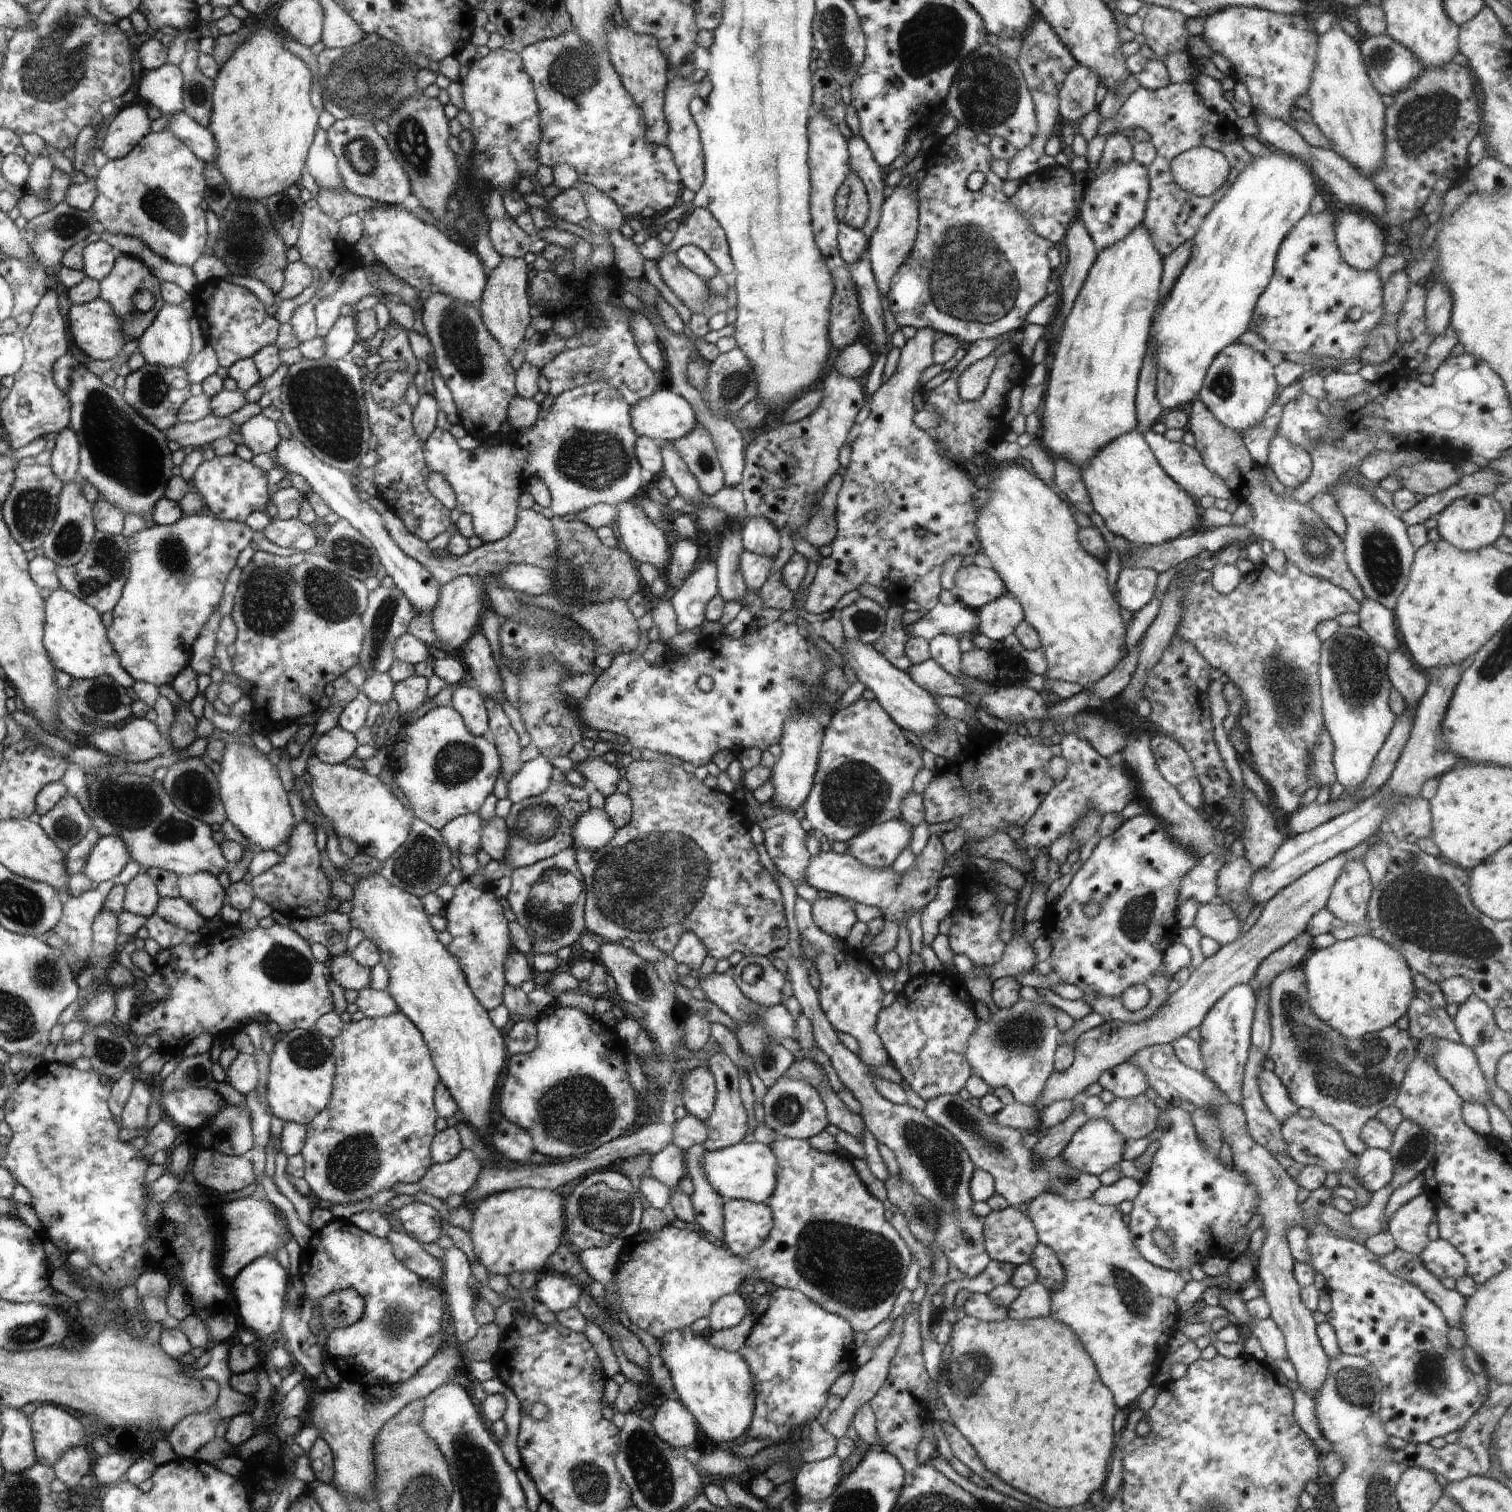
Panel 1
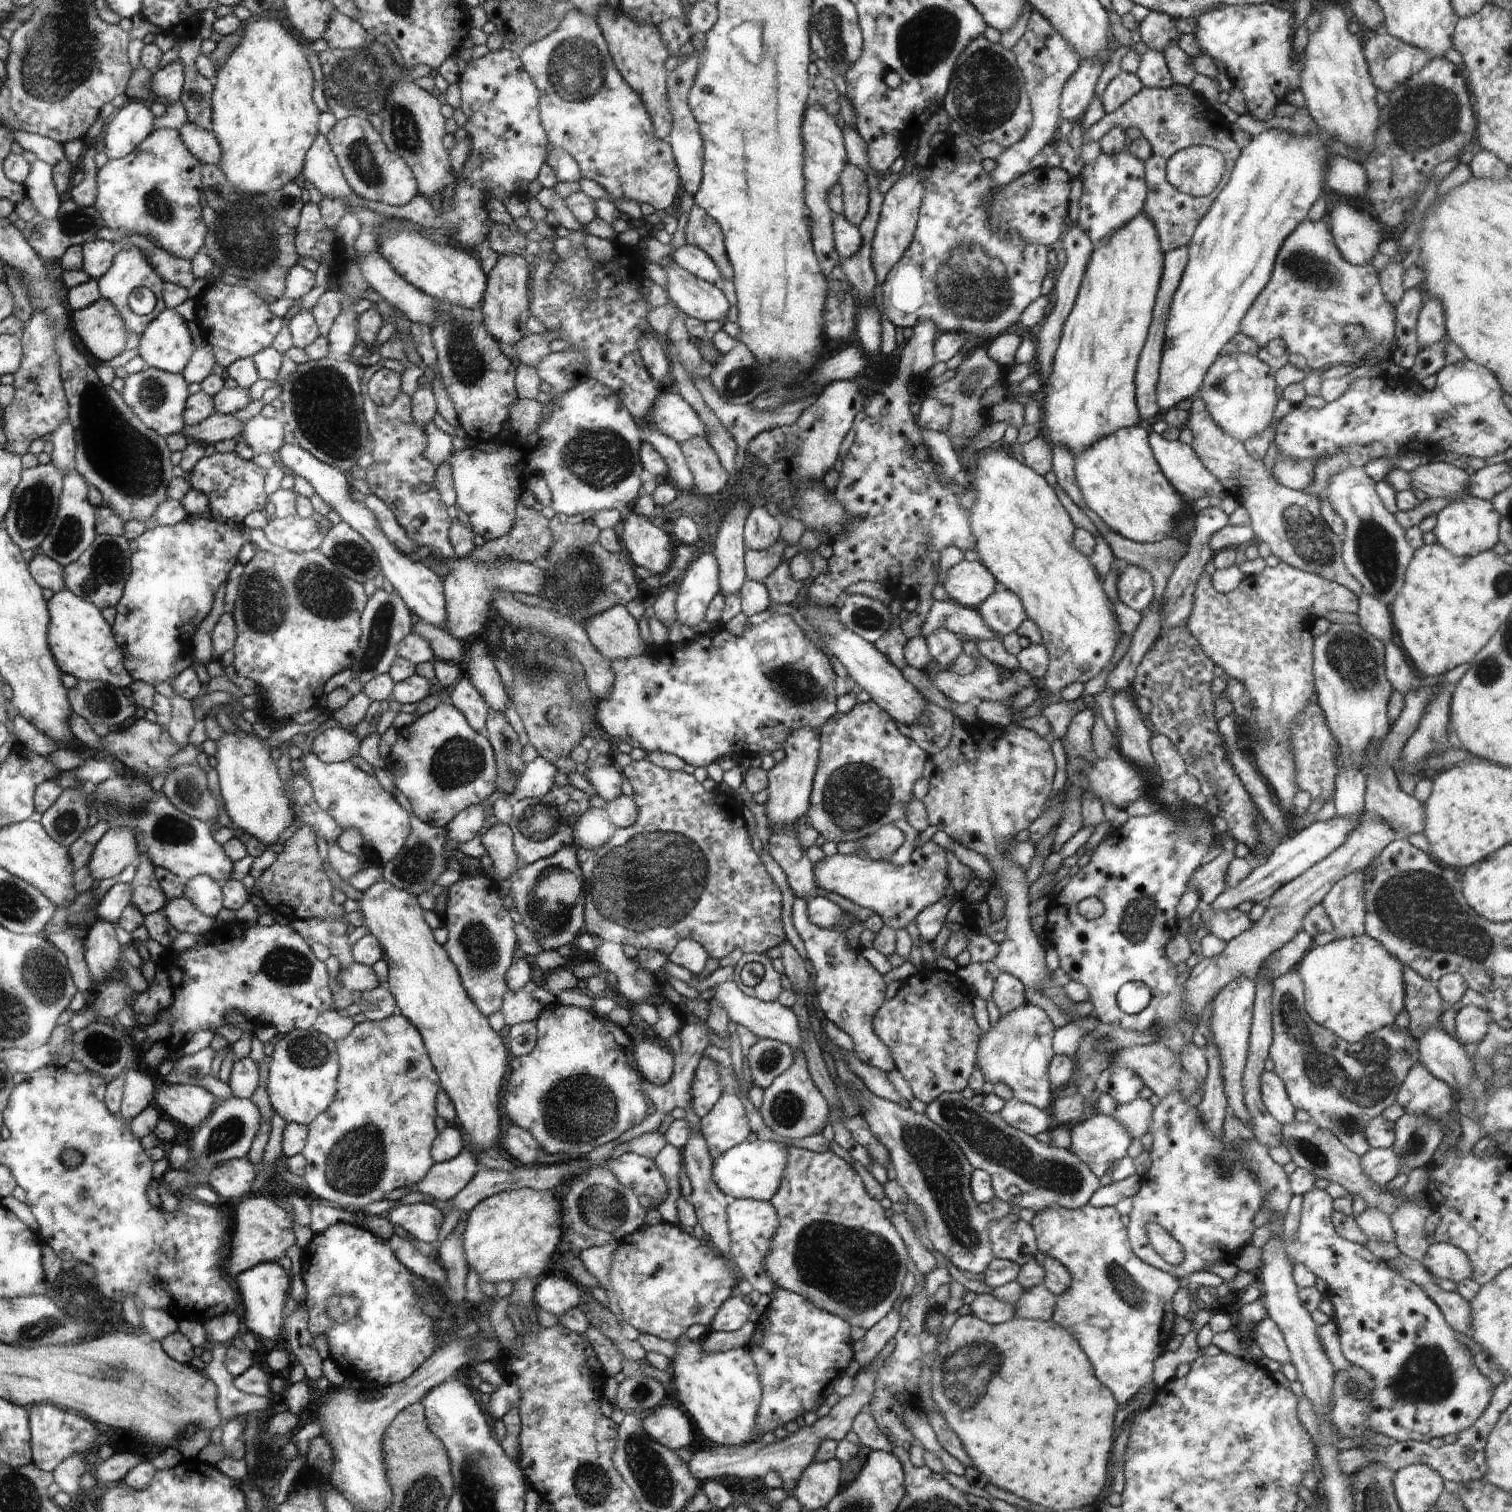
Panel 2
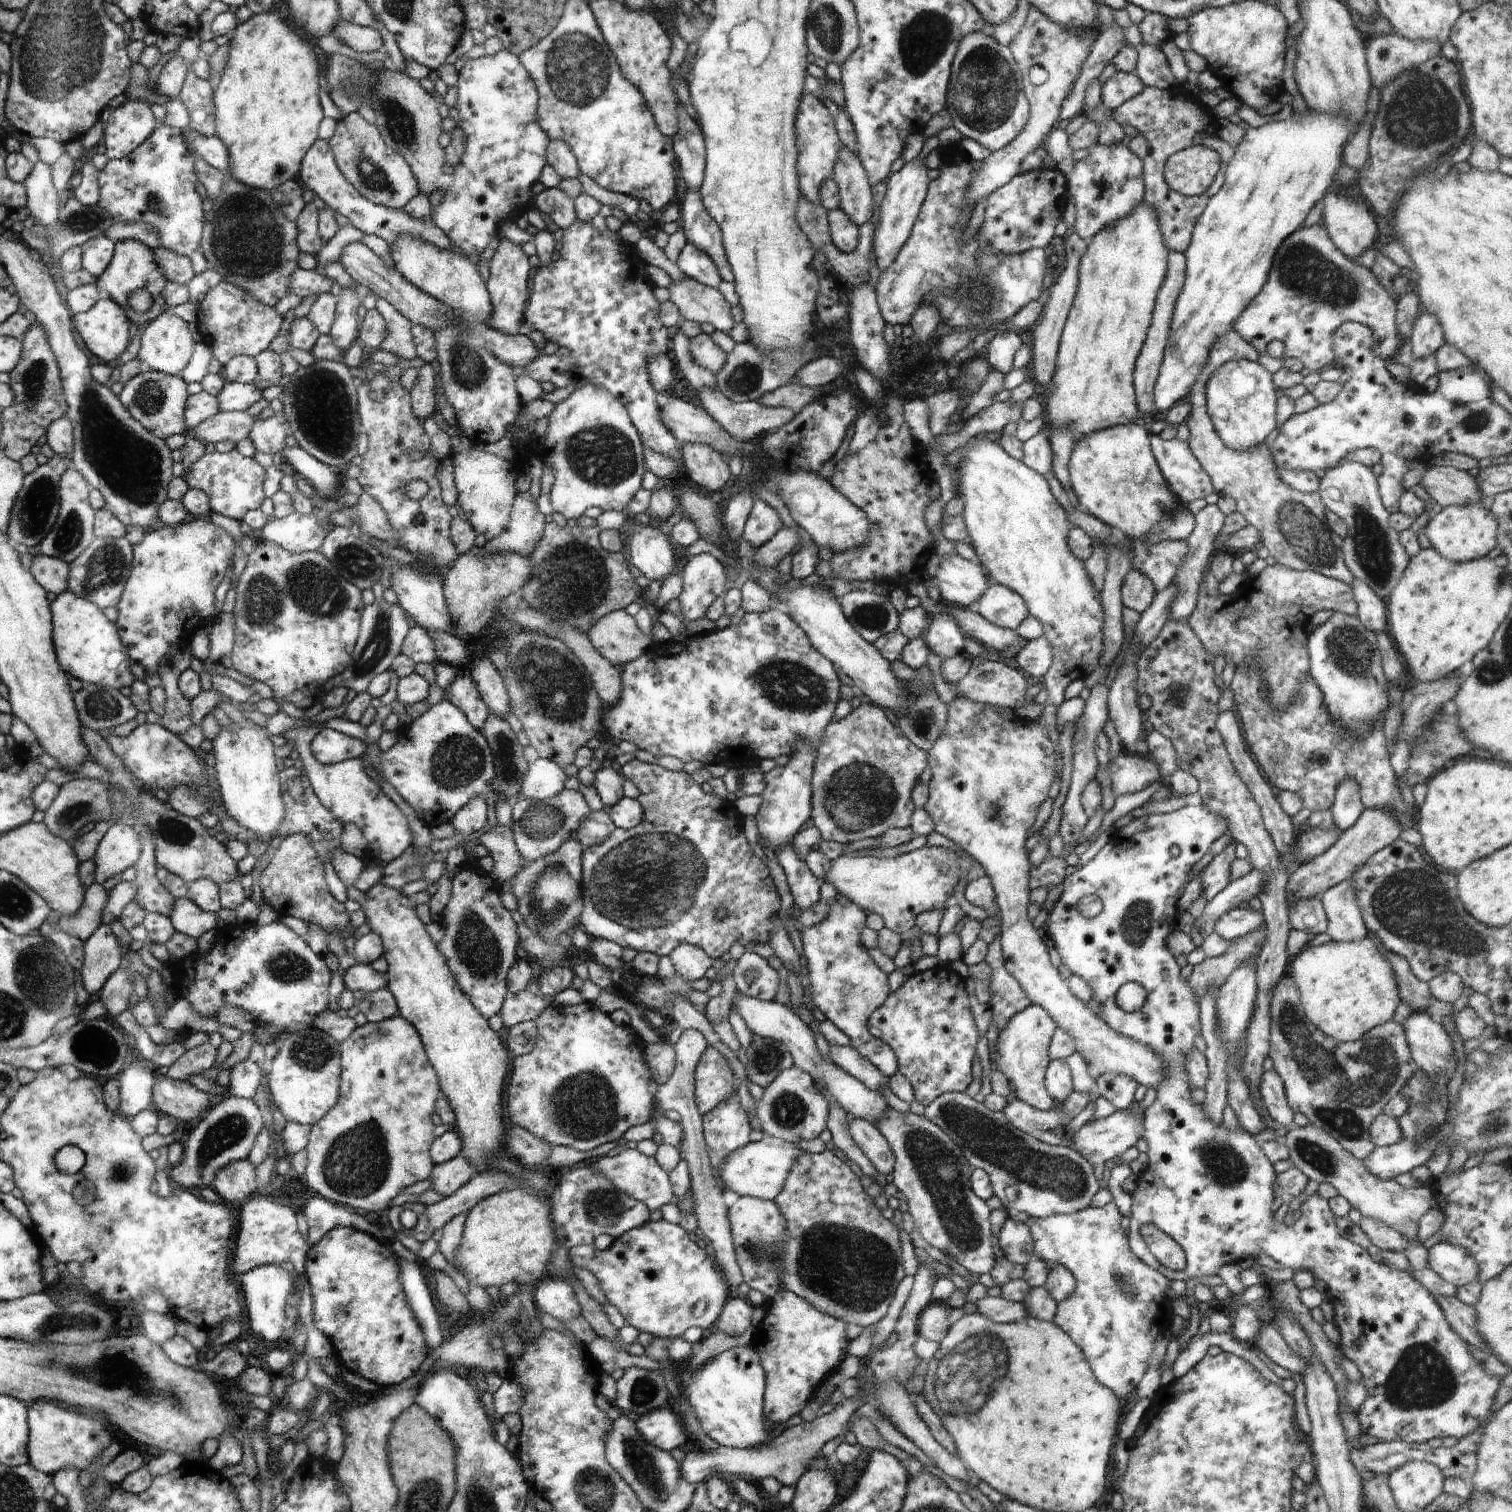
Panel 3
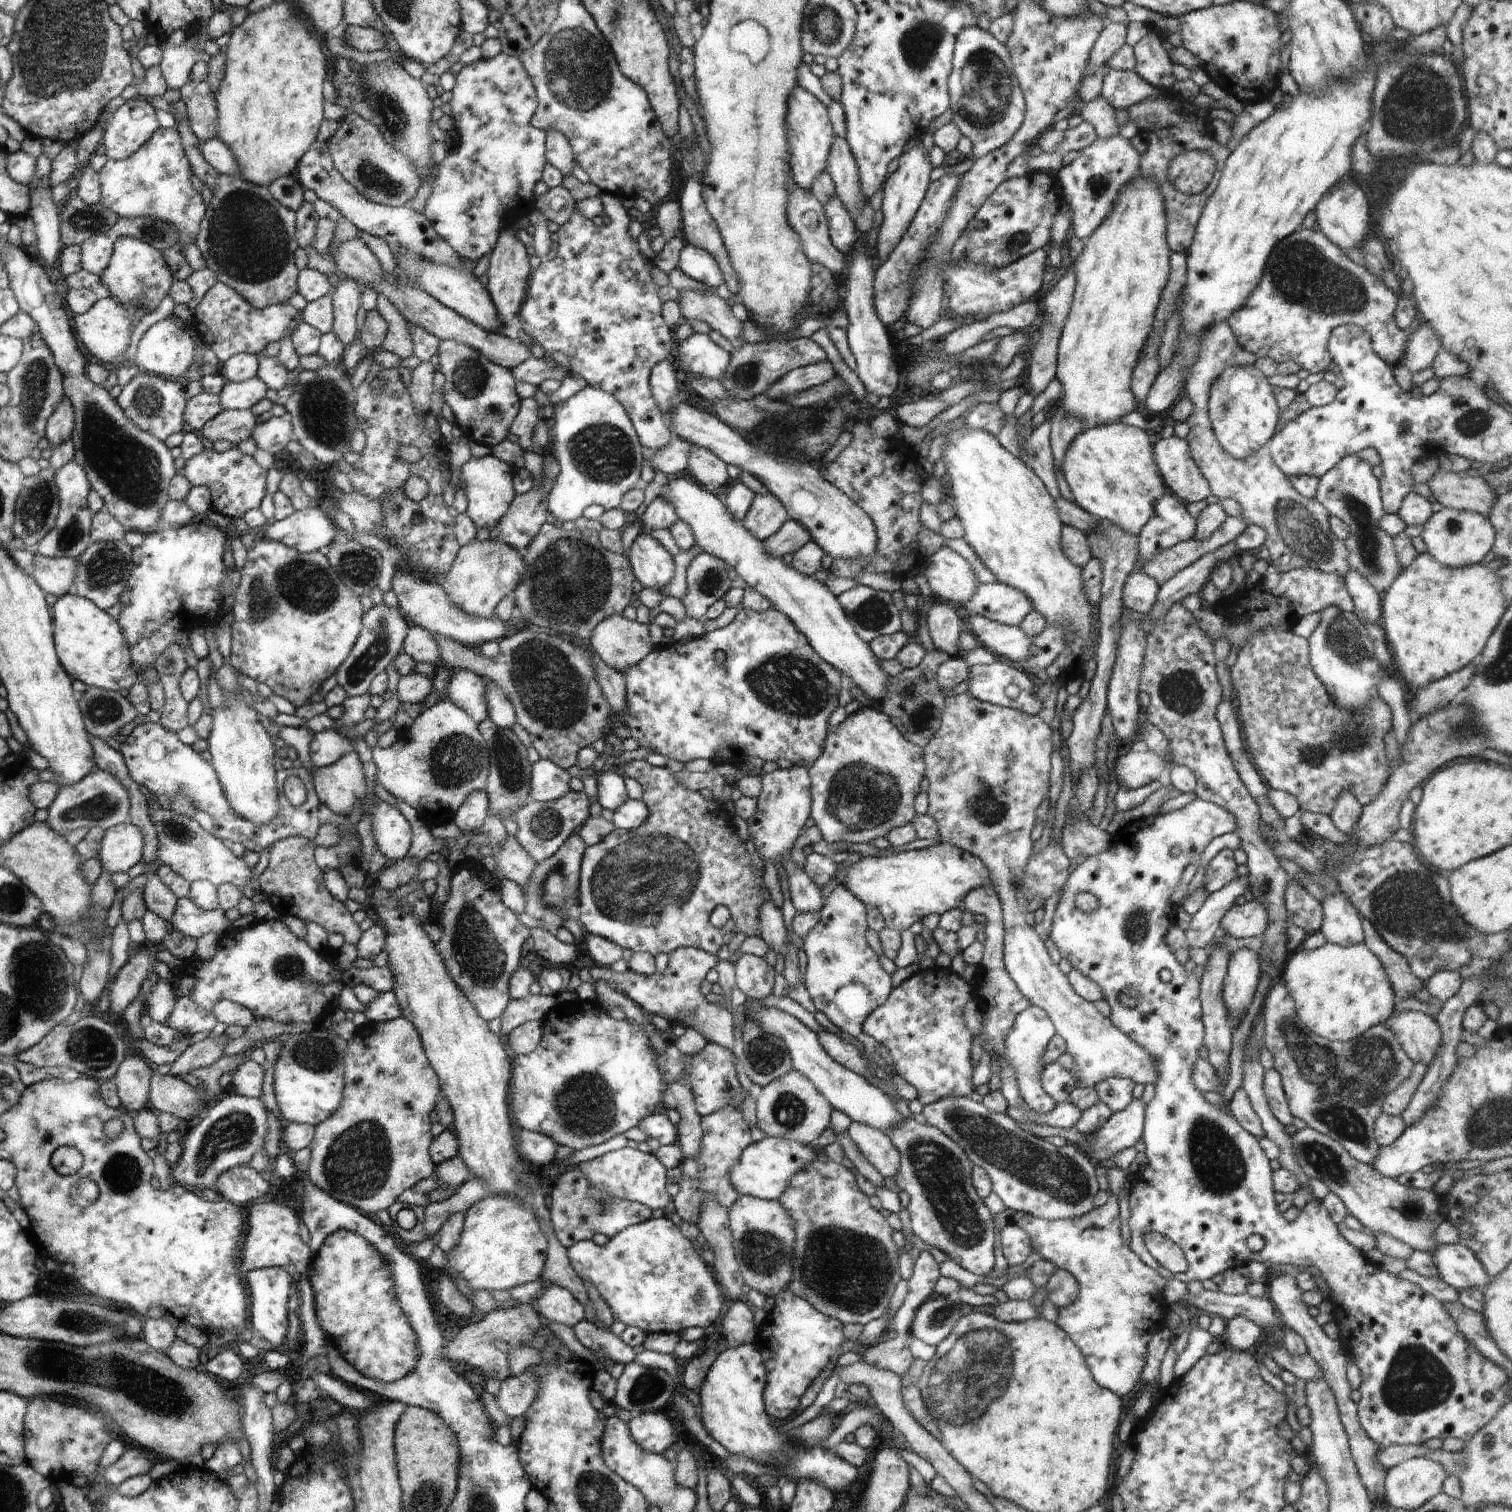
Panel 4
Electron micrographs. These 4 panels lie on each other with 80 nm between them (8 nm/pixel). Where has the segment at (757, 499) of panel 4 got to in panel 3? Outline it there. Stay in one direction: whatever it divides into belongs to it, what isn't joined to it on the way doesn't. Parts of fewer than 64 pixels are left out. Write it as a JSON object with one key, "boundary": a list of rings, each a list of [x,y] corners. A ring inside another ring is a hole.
{"boundary":[[[756,497],[745,522],[742,539],[750,547],[757,549],[767,543],[782,526],[780,515],[770,505]]]}

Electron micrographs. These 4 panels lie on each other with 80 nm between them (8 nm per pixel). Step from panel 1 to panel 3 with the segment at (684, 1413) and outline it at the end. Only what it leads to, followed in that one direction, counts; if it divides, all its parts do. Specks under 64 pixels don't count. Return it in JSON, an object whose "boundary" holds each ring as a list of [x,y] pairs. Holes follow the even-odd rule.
{"boundary":[[[666,1408],[642,1415],[637,1423],[637,1429],[649,1443],[668,1452],[686,1442],[680,1418]]]}

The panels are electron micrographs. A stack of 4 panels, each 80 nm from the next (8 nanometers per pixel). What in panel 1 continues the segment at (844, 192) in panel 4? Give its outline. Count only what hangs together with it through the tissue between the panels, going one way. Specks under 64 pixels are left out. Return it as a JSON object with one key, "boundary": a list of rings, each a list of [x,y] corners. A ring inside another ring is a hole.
{"boundary":[[[852,170],[849,172],[844,184],[851,188],[851,193],[849,194],[847,209],[842,222],[853,229],[861,229],[865,225],[870,212],[867,190],[859,176]]]}

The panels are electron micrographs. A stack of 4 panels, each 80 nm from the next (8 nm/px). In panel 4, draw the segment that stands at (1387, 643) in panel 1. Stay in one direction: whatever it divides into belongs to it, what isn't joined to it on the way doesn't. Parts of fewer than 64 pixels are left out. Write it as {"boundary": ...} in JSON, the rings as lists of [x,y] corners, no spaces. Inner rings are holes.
{"boundary":[[[1349,569],[1344,578],[1352,597],[1355,615],[1363,623],[1382,624],[1382,596],[1359,572]]]}

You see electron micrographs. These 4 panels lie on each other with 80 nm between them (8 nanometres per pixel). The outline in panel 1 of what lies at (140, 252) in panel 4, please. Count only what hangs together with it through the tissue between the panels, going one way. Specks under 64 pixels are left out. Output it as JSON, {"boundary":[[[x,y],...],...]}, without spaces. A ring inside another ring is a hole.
{"boundary":[[[120,255],[110,275],[106,279],[99,281],[101,288],[100,297],[107,300],[115,311],[115,316],[119,320],[119,335],[121,342],[126,344],[137,340],[139,342],[147,328],[151,326],[156,318],[159,316],[160,310],[165,304],[162,298],[162,283],[149,270],[148,267],[136,257],[129,257]],[[141,290],[149,290],[155,298],[155,305],[146,312],[146,314],[138,314],[138,324],[132,325],[132,316],[136,316],[136,306],[133,303],[133,296]]]}

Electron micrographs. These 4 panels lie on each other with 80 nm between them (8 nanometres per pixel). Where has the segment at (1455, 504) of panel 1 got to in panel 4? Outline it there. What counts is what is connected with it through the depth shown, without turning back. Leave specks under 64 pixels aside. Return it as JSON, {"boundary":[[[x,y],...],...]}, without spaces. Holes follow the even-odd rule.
{"boundary":[[[1444,507],[1432,513],[1432,516],[1423,524],[1420,534],[1426,543],[1427,552],[1437,563],[1445,567],[1467,567],[1478,564],[1490,552],[1495,541],[1495,528],[1490,519],[1479,512],[1463,511]]]}

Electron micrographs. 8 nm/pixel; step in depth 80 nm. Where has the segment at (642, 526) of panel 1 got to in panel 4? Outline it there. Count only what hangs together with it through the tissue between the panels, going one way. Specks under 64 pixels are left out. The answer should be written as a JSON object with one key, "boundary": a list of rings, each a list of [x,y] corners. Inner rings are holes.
{"boundary":[[[645,529],[634,540],[628,556],[631,556],[636,578],[644,587],[653,587],[662,592],[662,588],[674,576],[674,562],[670,552]]]}

